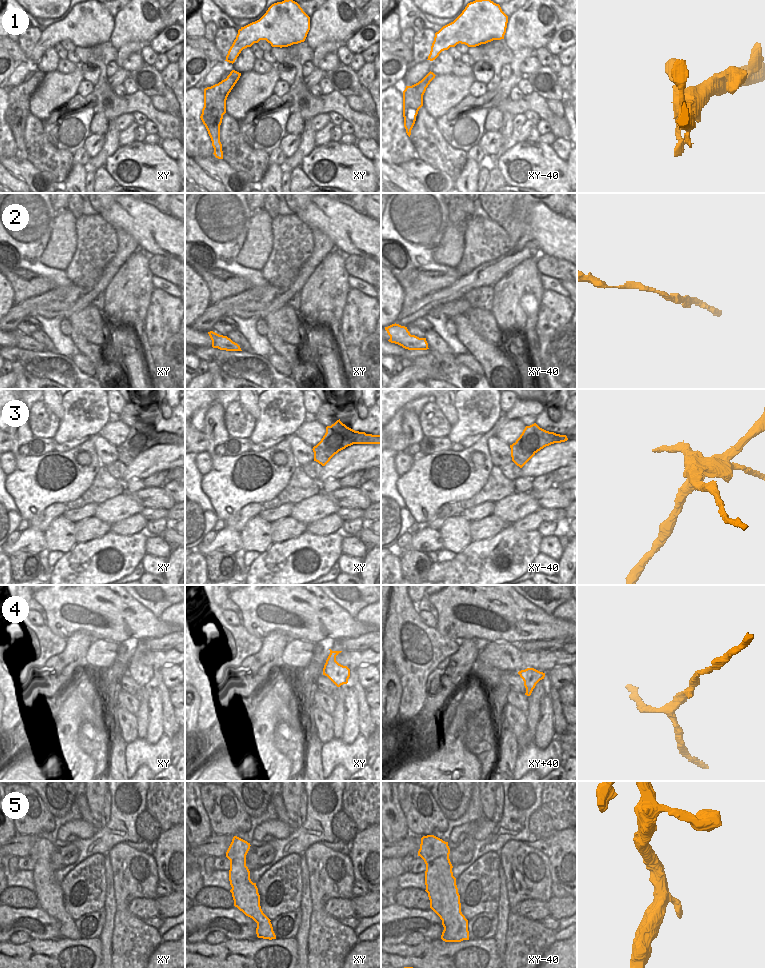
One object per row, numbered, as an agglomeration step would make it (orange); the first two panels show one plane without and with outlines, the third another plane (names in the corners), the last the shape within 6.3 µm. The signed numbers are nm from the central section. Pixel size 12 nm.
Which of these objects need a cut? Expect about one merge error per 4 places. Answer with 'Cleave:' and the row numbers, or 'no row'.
Cleave: 3, 4

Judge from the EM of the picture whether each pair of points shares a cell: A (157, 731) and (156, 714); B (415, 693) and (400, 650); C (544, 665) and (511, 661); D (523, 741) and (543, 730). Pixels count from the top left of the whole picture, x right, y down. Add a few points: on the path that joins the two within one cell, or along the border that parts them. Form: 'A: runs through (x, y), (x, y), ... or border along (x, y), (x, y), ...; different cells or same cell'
A: runs through (156, 727), (156, 718); same cell
B: runs through (413, 682), (413, 669), (405, 661); same cell
C: runs through (536, 661), (519, 661); same cell
D: border along (534, 735), (532, 741); different cells

